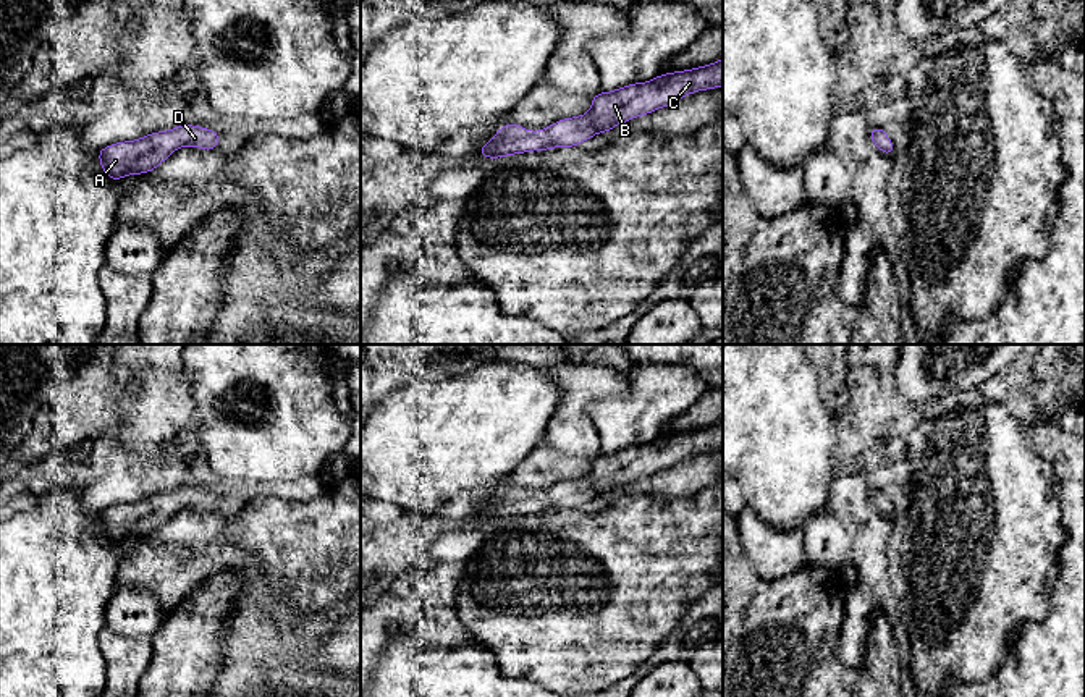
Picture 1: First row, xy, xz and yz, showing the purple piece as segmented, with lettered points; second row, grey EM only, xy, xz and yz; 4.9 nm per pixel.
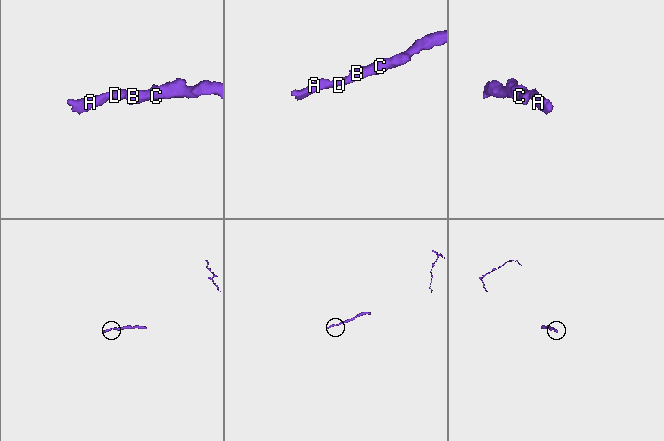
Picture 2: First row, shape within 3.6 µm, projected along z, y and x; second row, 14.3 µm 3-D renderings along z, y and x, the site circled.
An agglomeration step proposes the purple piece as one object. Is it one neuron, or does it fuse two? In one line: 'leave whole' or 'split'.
leave whole

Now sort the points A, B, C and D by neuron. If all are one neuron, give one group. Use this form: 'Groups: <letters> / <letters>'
Groups: A B C D

